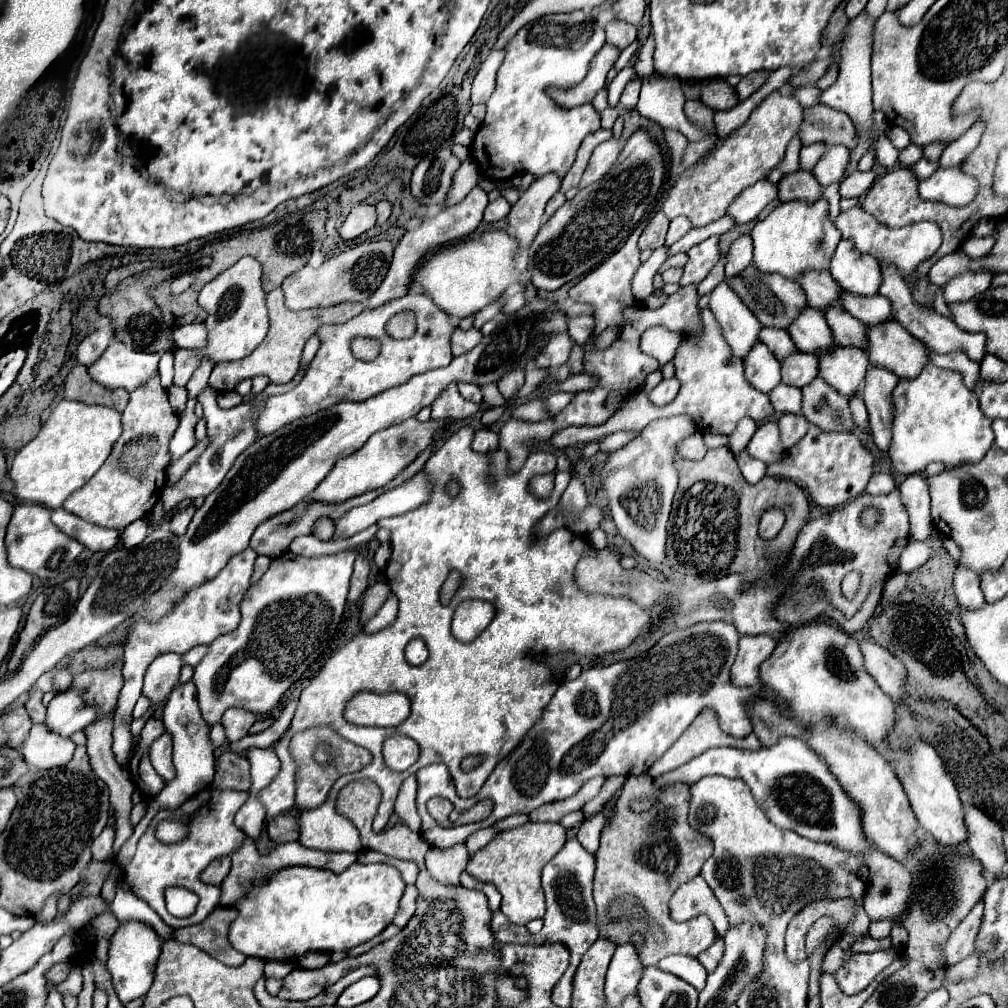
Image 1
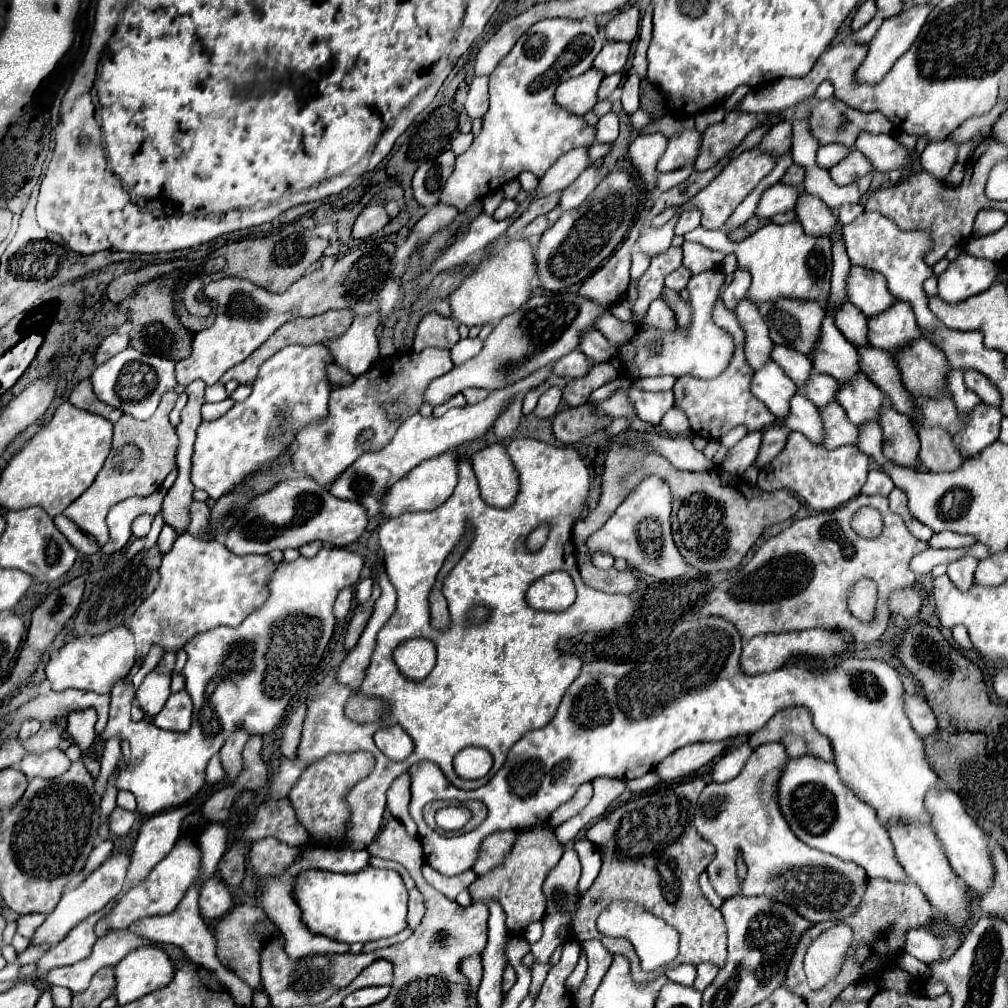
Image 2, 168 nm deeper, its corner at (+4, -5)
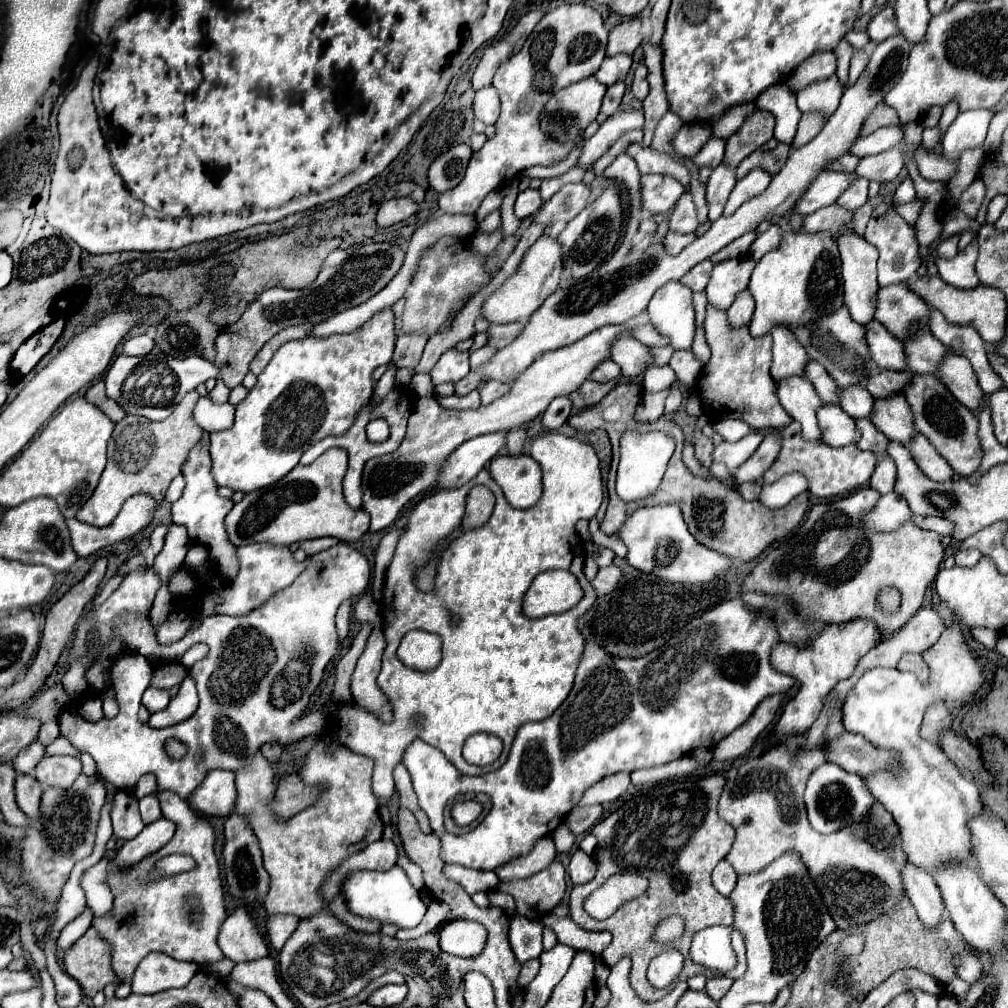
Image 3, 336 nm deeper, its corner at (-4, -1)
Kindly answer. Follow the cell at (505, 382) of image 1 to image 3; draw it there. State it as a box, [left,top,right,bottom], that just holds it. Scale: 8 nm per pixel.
[506,427,526,455]

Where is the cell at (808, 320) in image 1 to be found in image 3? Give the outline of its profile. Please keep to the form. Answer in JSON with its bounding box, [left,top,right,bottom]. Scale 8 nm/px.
[868,371,910,399]

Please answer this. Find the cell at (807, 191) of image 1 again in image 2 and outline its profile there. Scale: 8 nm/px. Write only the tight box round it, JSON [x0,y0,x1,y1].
[794,191,836,235]

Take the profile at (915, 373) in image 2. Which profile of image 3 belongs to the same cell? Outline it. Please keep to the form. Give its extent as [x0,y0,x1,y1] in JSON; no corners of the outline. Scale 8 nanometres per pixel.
[938,353,986,413]

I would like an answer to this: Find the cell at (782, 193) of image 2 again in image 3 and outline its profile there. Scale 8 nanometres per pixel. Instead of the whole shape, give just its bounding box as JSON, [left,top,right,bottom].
[794,171,858,215]

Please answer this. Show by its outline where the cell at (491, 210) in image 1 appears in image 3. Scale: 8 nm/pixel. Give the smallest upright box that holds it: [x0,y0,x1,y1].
[514,189,542,219]

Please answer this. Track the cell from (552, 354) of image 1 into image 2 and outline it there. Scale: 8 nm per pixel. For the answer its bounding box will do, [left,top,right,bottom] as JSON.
[554,349,590,377]

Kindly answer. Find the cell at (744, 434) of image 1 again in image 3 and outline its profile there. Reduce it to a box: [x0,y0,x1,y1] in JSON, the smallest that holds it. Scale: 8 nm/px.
[714,419,750,441]

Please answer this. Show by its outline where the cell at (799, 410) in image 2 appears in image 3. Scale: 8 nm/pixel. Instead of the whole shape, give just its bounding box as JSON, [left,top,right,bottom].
[818,405,858,447]

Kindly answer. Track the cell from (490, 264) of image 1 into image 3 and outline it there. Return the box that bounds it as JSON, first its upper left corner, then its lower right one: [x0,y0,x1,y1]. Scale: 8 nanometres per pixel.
[482,235,562,323]

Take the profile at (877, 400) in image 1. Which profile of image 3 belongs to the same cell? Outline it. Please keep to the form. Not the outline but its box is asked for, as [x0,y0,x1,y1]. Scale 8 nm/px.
[910,435,954,481]

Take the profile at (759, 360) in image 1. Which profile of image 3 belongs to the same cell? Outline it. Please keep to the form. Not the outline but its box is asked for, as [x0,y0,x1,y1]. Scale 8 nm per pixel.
[778,377,822,441]

